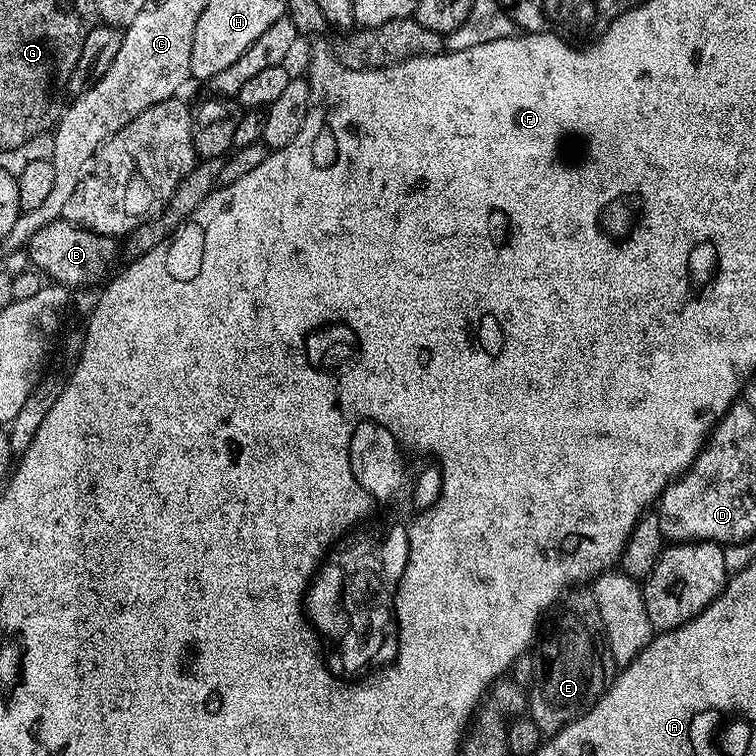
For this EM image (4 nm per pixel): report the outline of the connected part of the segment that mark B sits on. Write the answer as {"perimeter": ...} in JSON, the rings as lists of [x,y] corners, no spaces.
{"perimeter":[[[61,218],[50,222],[50,226],[42,226],[42,230],[38,230],[38,234],[34,234],[34,238],[28,240],[26,251],[33,269],[41,268],[52,279],[49,281],[75,290],[83,284],[103,285],[113,275],[116,244],[117,241],[113,237],[92,232]]]}

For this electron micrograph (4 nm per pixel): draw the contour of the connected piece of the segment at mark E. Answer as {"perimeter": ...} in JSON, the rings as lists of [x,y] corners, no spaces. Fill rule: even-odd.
{"perimeter":[[[568,590],[561,595],[560,599],[544,613],[542,623],[539,625],[536,639],[530,649],[531,656],[534,659],[534,674],[530,687],[527,689],[528,694],[528,711],[527,715],[537,724],[538,730],[543,734],[555,734],[561,732],[570,722],[574,722],[579,716],[583,716],[599,702],[601,696],[604,695],[606,687],[606,679],[604,680],[604,660],[606,661],[604,623],[602,622],[602,614],[598,614],[598,602],[594,602],[591,591],[576,592],[580,590]]]}

